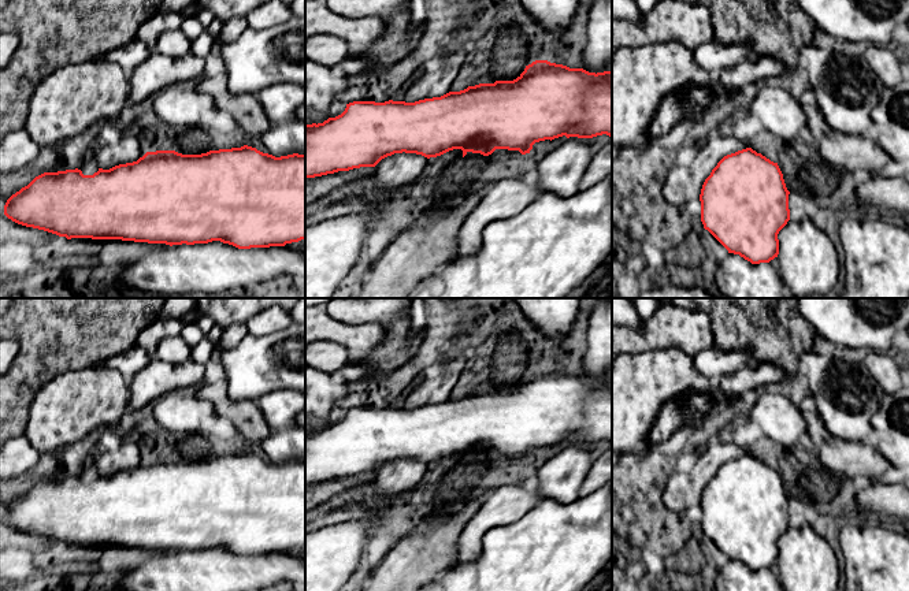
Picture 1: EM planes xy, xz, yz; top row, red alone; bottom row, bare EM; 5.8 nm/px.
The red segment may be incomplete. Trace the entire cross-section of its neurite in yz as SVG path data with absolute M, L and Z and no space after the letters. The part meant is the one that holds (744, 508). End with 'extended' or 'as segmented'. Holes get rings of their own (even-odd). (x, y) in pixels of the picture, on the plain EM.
M752 454L724 462L705 486L700 508L701 528L727 557L752 570L769 569L779 561L779 538L790 527L789 501L778 469Z; as segmented

